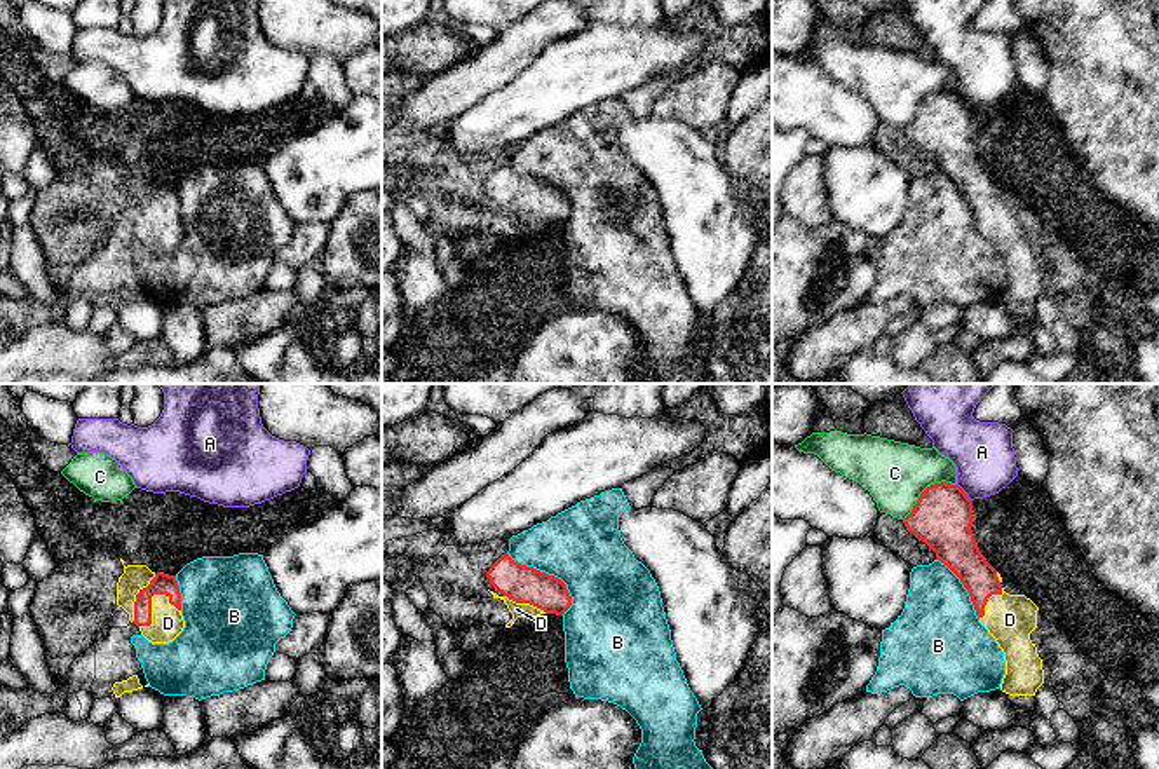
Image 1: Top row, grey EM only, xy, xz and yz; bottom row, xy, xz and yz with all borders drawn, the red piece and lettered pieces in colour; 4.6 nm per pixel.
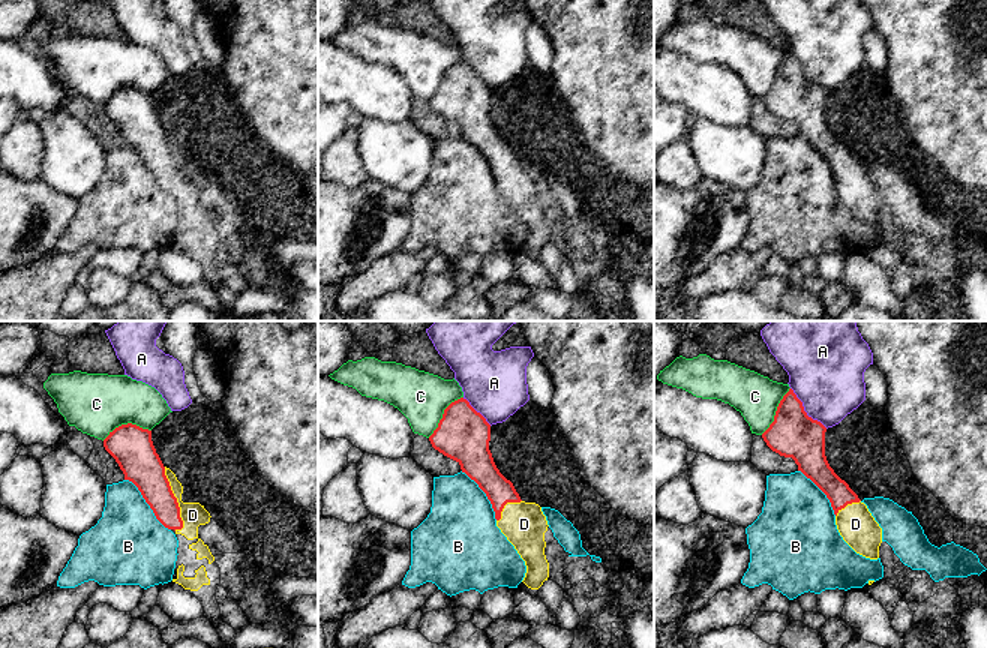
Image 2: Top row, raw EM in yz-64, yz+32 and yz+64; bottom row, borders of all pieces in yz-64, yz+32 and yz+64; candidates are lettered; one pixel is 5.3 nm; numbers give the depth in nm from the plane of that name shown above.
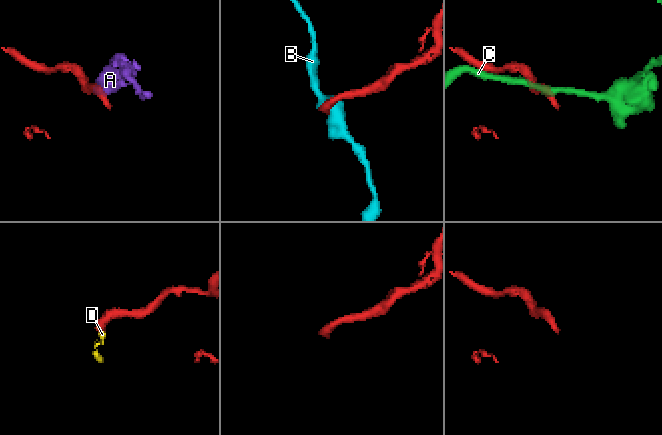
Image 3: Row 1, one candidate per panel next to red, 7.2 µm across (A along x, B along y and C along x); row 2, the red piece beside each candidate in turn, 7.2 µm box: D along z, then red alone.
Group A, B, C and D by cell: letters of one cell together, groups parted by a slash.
A / B / C / D

